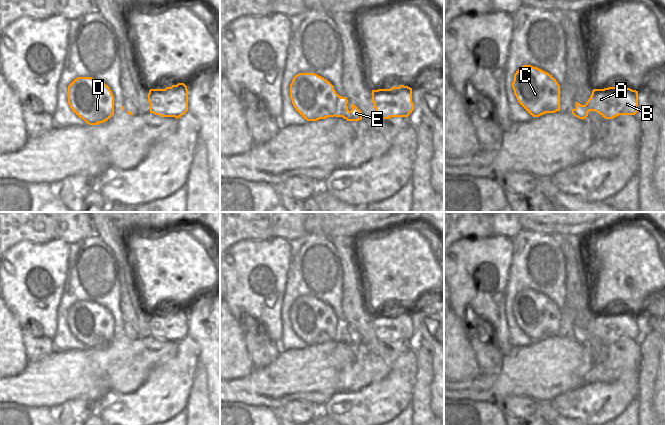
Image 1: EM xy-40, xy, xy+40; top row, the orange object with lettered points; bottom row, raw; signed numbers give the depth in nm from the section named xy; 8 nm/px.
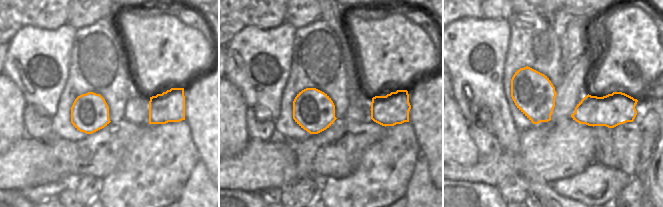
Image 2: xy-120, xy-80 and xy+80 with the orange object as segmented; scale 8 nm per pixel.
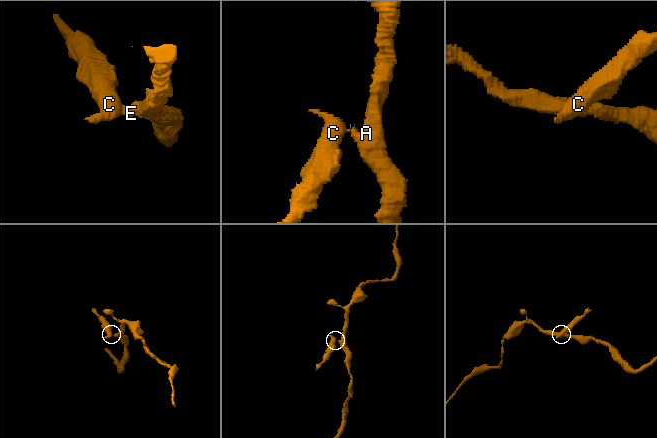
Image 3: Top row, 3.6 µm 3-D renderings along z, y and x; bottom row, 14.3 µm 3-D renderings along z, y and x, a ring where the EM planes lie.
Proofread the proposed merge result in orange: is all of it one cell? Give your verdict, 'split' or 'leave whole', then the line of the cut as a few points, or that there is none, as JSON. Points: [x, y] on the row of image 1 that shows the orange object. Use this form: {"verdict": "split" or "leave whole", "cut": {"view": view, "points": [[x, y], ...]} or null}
{"verdict": "split", "cut": {"view": "xy", "points": [[338, 95], [334, 115]]}}

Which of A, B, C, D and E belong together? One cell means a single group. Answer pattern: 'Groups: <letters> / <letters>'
Groups: A B E / C D.

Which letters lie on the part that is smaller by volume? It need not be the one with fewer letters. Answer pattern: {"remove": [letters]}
{"remove": ["C", "D"]}

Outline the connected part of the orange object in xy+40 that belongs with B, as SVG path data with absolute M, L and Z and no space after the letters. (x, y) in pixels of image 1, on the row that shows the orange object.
M624 85L593 89L585 105L576 102L572 114L583 120L589 111L595 111L605 119L613 119L619 115L635 115L638 112L638 91Z

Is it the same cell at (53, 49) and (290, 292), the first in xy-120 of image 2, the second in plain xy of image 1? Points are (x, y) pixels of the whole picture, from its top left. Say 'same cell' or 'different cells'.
different cells

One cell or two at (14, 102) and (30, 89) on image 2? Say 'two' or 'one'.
two

